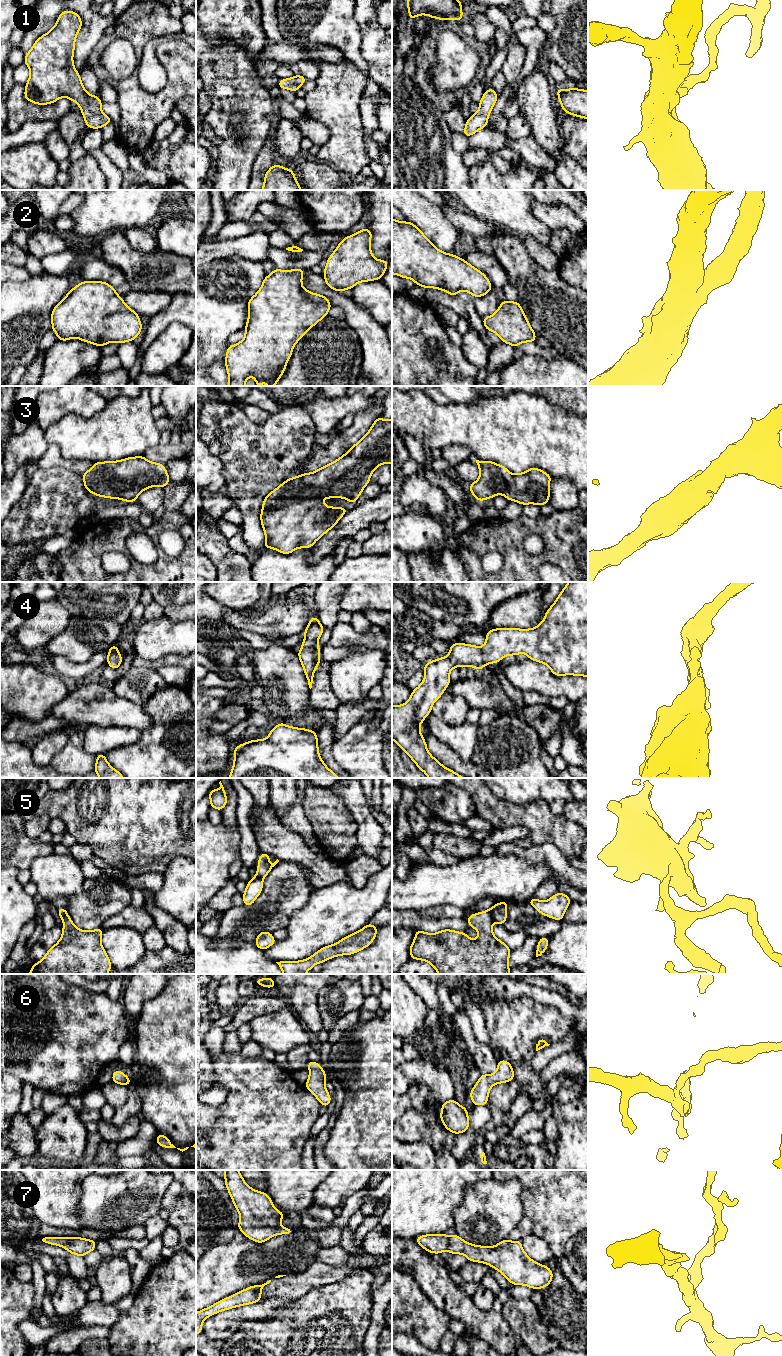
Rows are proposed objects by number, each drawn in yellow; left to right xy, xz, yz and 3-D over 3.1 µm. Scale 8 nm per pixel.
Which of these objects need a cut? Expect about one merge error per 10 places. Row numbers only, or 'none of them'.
5

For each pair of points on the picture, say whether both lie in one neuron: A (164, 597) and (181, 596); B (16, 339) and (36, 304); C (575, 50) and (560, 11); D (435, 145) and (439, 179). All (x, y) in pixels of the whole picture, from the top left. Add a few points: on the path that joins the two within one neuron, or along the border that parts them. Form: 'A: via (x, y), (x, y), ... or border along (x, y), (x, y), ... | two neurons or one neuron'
A: via (168, 596), (177, 596) | one neuron
B: via (16, 330), (16, 324), (27, 313) | one neuron
C: via (575, 40), (575, 26), (570, 21) | one neuron
D: via (435, 153), (435, 171) | one neuron

